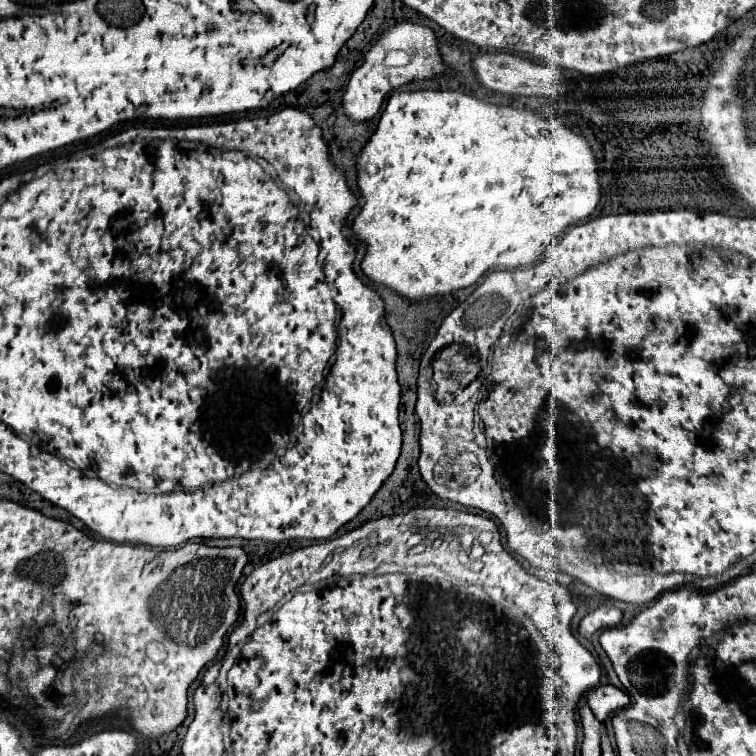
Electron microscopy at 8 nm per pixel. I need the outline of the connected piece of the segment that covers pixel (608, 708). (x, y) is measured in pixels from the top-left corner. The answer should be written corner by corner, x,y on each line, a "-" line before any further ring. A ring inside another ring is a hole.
598,685
588,693
588,705
594,711
594,717
604,721
608,715
630,705
630,697
614,685

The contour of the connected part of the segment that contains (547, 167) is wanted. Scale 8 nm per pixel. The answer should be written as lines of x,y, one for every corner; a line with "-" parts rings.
396,91
390,95
386,109
380,117
378,129
364,145
362,153
356,159
358,167
358,187
364,197
364,207
354,221
354,233
366,243
366,257
362,261
362,271
376,283
388,285
400,295
422,301
432,295
442,295
450,291
458,291
470,287
490,269
514,269
522,265
536,263
550,241
564,233
564,229
576,221
586,219
598,205
600,199
600,177
596,173
596,159
592,155
590,143
572,133
566,127
564,119
552,115
547,118
538,117
524,109
492,105
480,101
476,97
458,93
458,91

